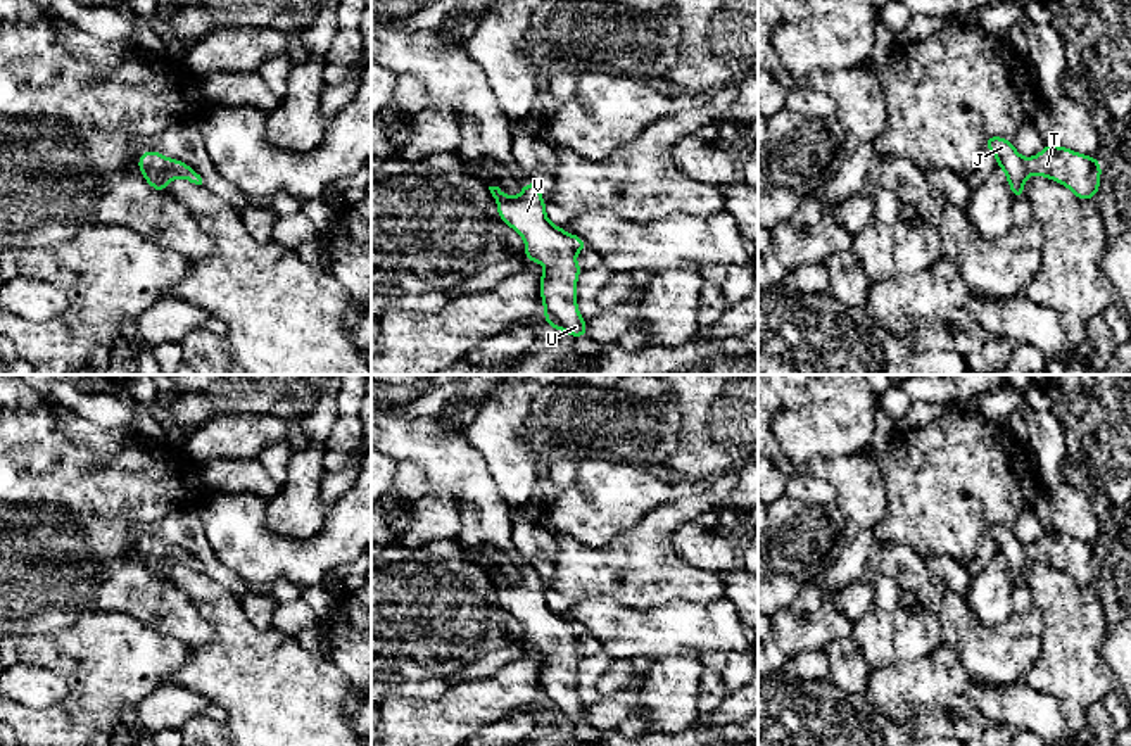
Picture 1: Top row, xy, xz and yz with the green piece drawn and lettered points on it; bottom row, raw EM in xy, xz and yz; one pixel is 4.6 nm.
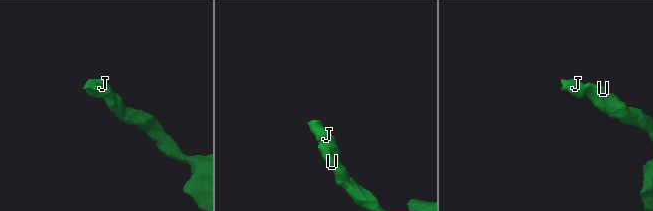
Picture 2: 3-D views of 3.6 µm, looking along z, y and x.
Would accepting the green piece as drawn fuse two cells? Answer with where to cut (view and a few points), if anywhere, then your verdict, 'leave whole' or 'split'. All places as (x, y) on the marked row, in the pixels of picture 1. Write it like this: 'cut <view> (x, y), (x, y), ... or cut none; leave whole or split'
cut none; leave whole

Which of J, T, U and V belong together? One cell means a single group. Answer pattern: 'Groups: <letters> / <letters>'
Groups: J T U V

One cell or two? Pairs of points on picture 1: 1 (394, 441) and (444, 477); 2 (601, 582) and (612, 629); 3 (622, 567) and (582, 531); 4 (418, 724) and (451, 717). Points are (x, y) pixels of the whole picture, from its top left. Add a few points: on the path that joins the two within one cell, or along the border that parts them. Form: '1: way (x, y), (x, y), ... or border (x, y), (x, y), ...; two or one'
1: way (408, 441), (434, 463); one
2: border (575, 600), (612, 596), (643, 612); two
3: border (634, 524), (601, 546), (584, 546), (563, 534); two
4: way (427, 724), (442, 724); one

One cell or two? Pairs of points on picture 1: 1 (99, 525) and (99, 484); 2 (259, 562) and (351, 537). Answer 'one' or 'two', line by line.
1: one
2: one

